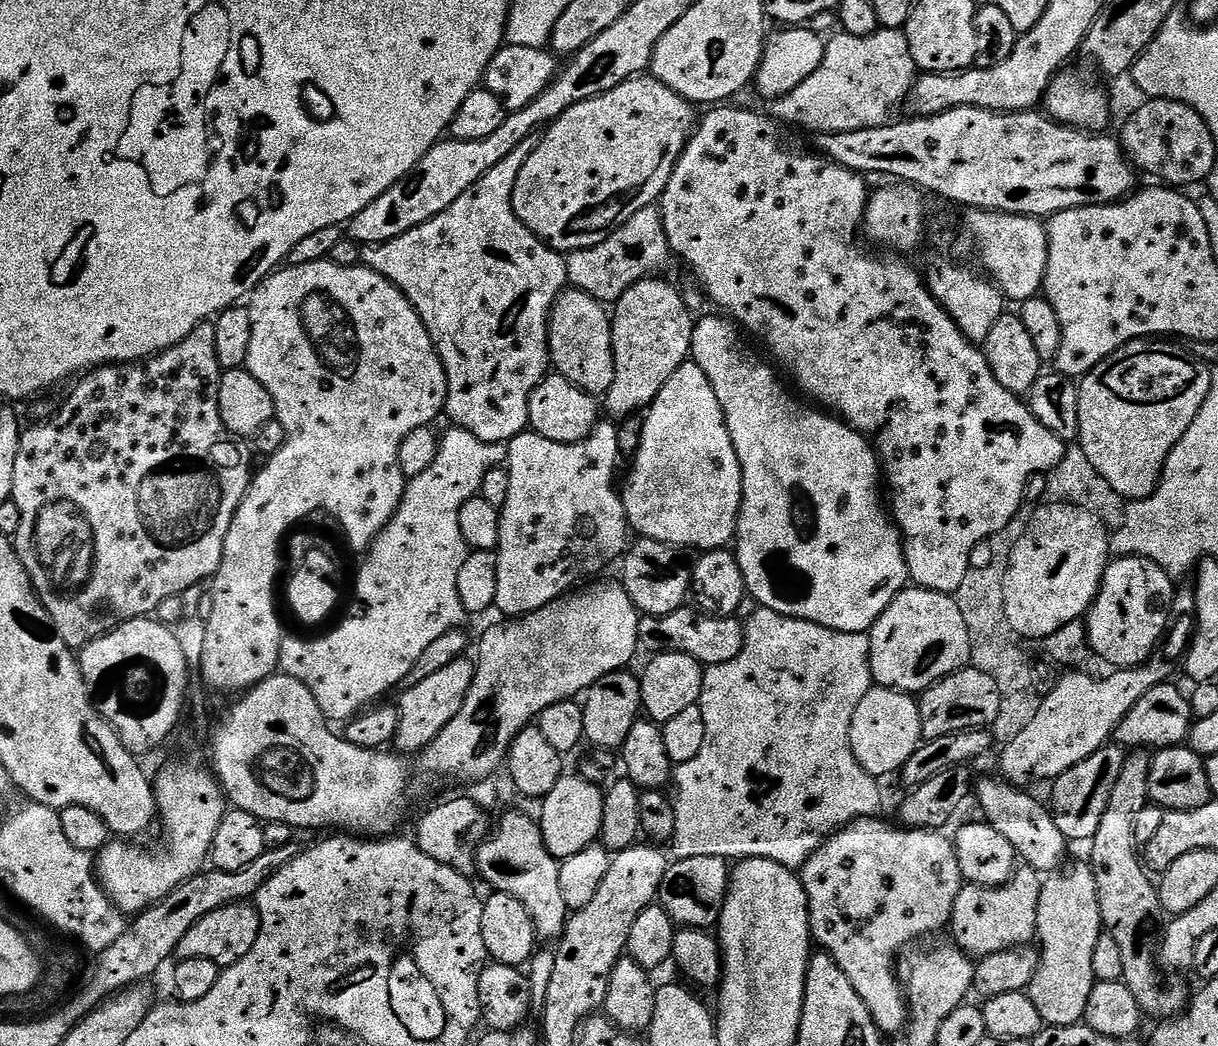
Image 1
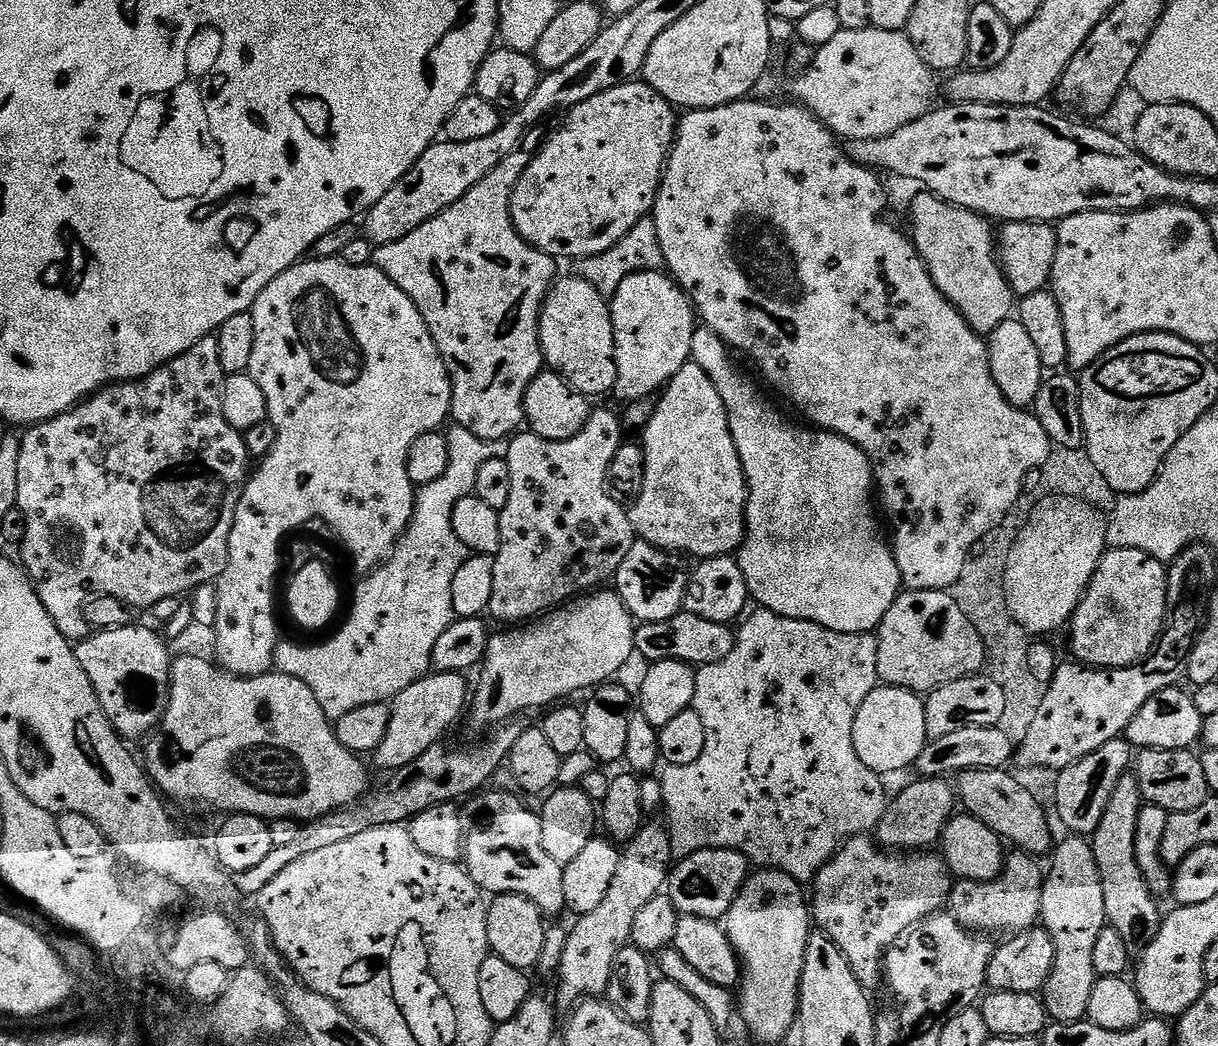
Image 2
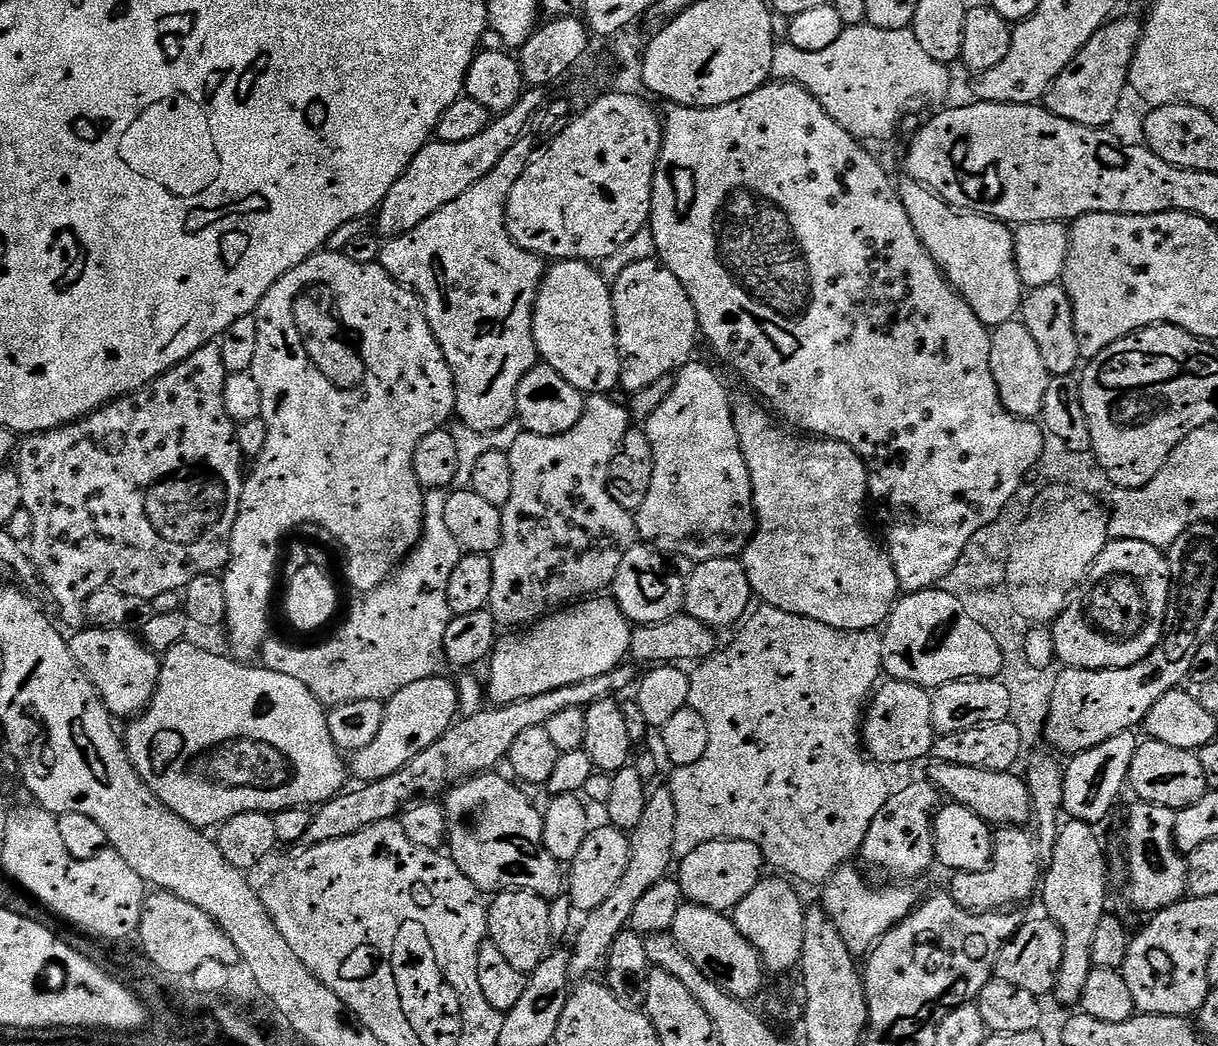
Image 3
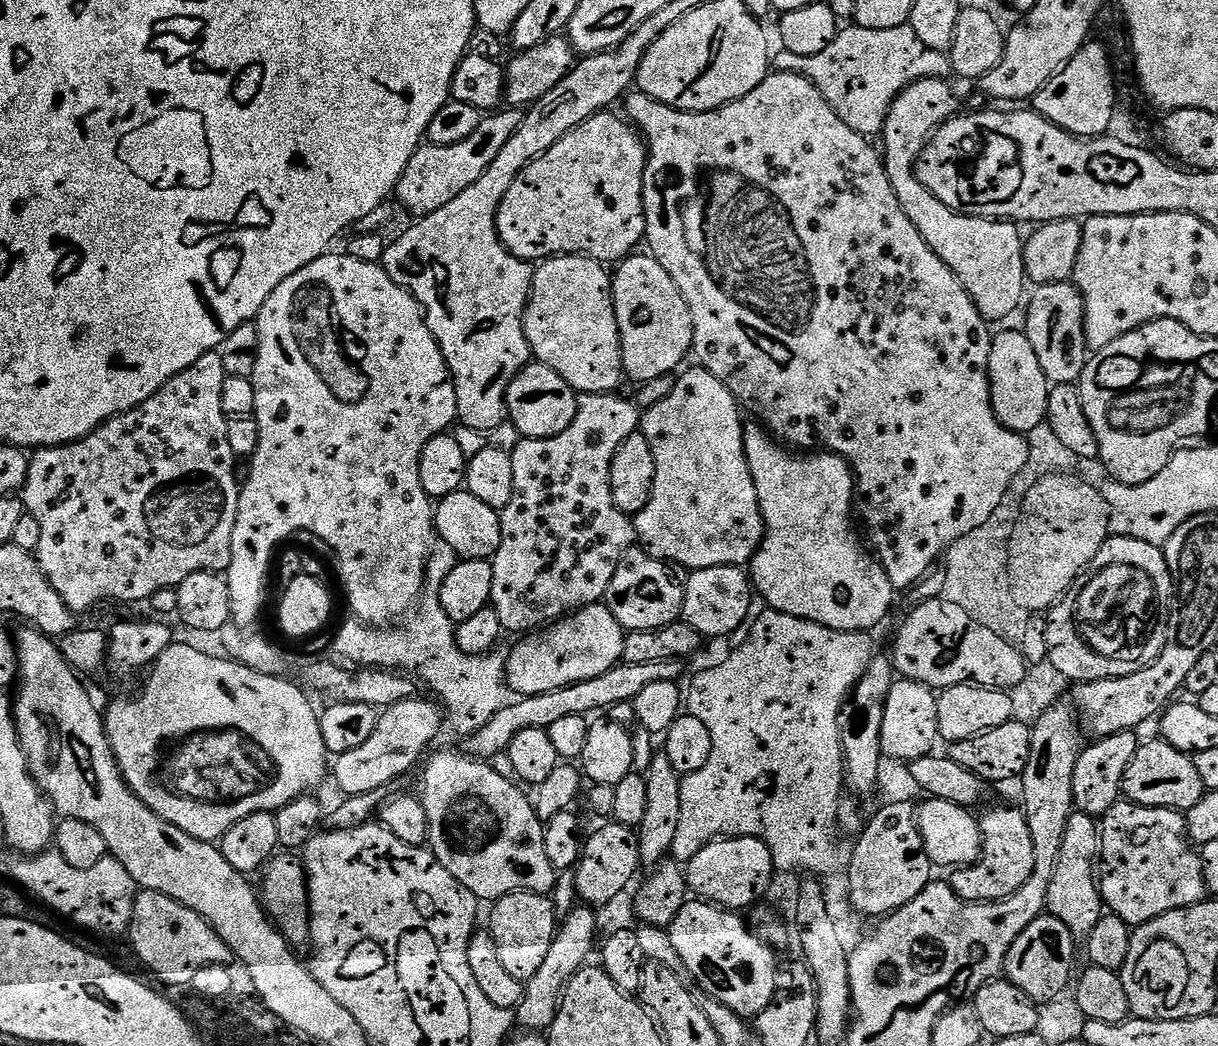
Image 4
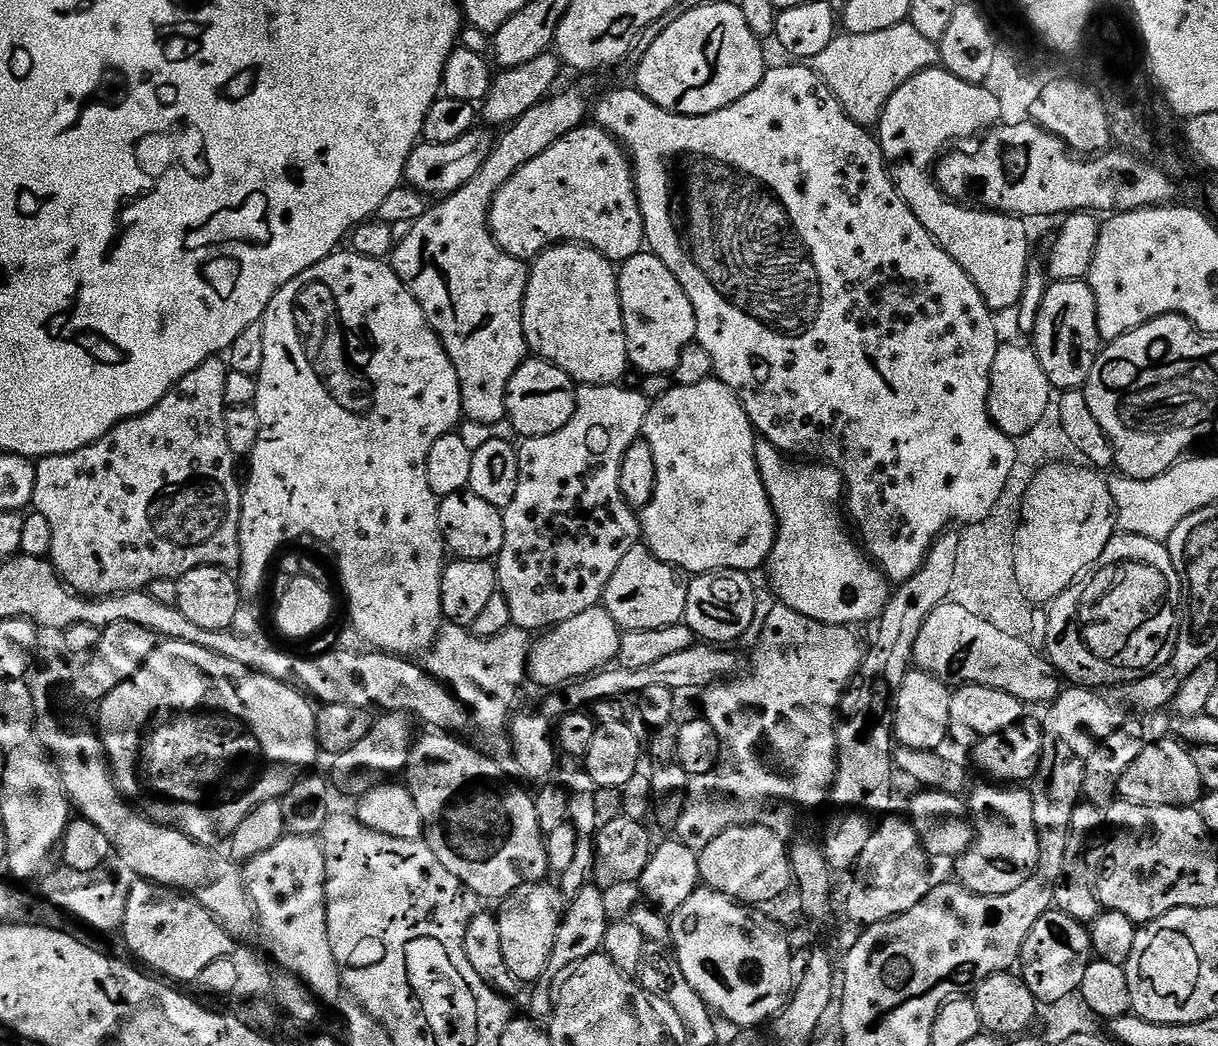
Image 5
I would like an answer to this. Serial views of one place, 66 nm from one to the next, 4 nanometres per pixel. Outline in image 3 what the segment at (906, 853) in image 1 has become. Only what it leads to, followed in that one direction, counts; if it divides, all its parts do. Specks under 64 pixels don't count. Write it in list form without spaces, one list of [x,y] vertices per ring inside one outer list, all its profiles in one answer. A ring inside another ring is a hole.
[[[853,866],[839,868],[823,885],[824,901],[822,907],[838,926],[838,934],[842,934],[842,942],[857,958],[867,957],[886,933],[904,921],[918,903],[918,897],[908,886],[892,886],[896,888],[871,888],[864,881],[864,876]]]

